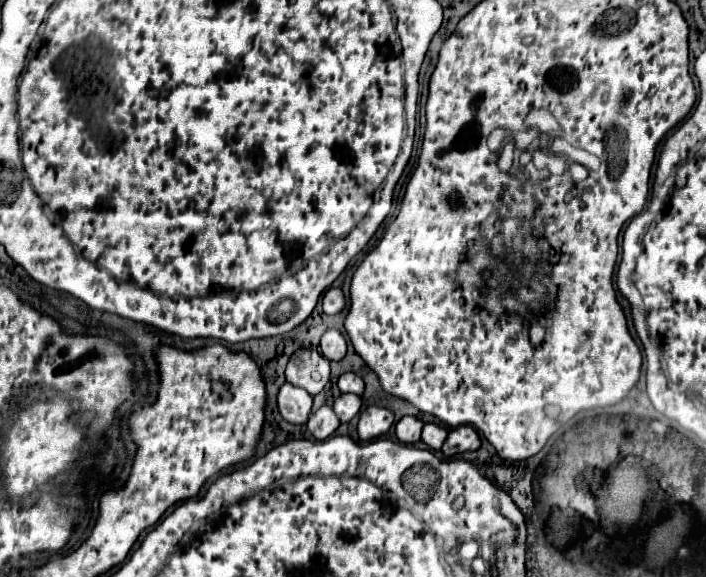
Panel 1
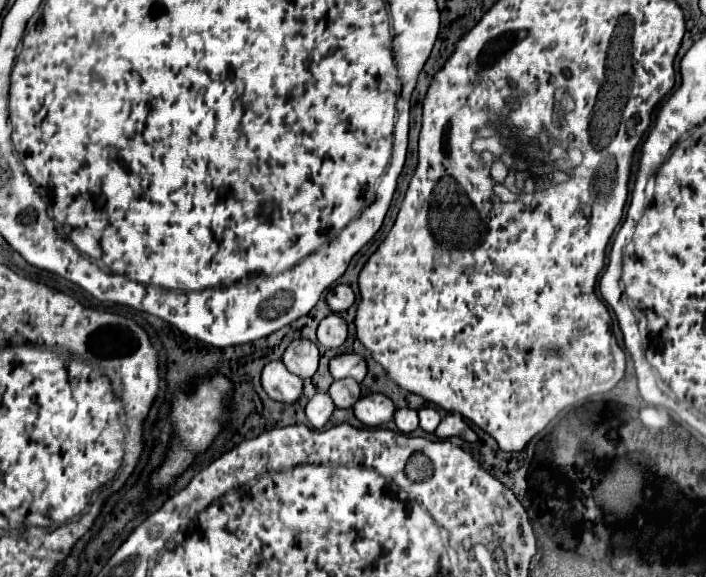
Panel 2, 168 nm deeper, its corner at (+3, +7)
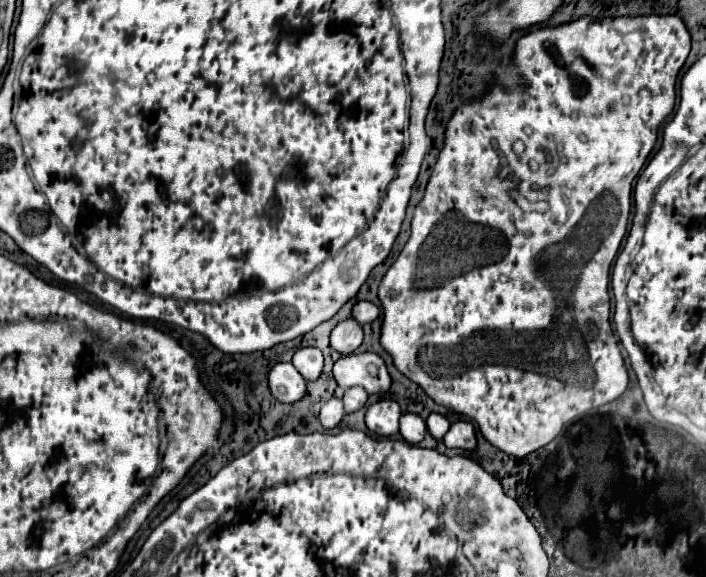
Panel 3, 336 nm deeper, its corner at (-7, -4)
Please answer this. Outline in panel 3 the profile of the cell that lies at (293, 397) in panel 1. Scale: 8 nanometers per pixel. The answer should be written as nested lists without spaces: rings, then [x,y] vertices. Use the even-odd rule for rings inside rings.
[[[278,362],[268,372],[272,396],[284,404],[294,404],[306,394],[306,380],[290,362]]]

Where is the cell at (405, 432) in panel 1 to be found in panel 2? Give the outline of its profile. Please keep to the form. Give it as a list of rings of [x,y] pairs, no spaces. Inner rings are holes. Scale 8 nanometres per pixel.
[[[398,409],[394,413],[394,421],[396,421],[396,427],[402,431],[402,433],[412,433],[416,427],[418,427],[418,411],[414,409]]]

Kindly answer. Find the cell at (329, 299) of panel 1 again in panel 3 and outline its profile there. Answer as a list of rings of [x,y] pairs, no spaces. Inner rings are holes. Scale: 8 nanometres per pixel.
[[[358,302],[354,306],[354,312],[352,316],[360,322],[360,324],[368,324],[368,322],[374,322],[378,316],[380,316],[380,308],[372,302]]]

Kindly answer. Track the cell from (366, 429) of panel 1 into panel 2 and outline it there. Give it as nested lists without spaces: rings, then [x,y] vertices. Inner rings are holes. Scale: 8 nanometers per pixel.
[[[370,393],[370,395],[362,397],[360,401],[356,401],[356,405],[354,405],[356,419],[366,427],[380,427],[380,425],[388,423],[392,419],[394,411],[396,411],[394,403],[382,393]]]

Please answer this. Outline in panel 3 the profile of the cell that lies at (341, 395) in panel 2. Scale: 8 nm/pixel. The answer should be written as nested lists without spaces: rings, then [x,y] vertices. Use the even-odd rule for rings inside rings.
[[[356,386],[356,388],[348,388],[342,400],[344,400],[344,410],[346,412],[356,412],[356,410],[360,410],[366,404],[368,394],[366,394],[364,388]]]

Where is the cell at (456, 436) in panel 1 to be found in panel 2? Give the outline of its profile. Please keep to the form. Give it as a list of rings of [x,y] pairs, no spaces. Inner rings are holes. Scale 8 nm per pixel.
[[[454,413],[446,415],[440,421],[440,425],[438,425],[438,429],[434,433],[440,439],[448,439],[448,437],[460,437],[464,441],[476,441],[478,439],[476,433],[470,429],[470,425],[464,421],[464,417],[462,415],[454,415]]]

